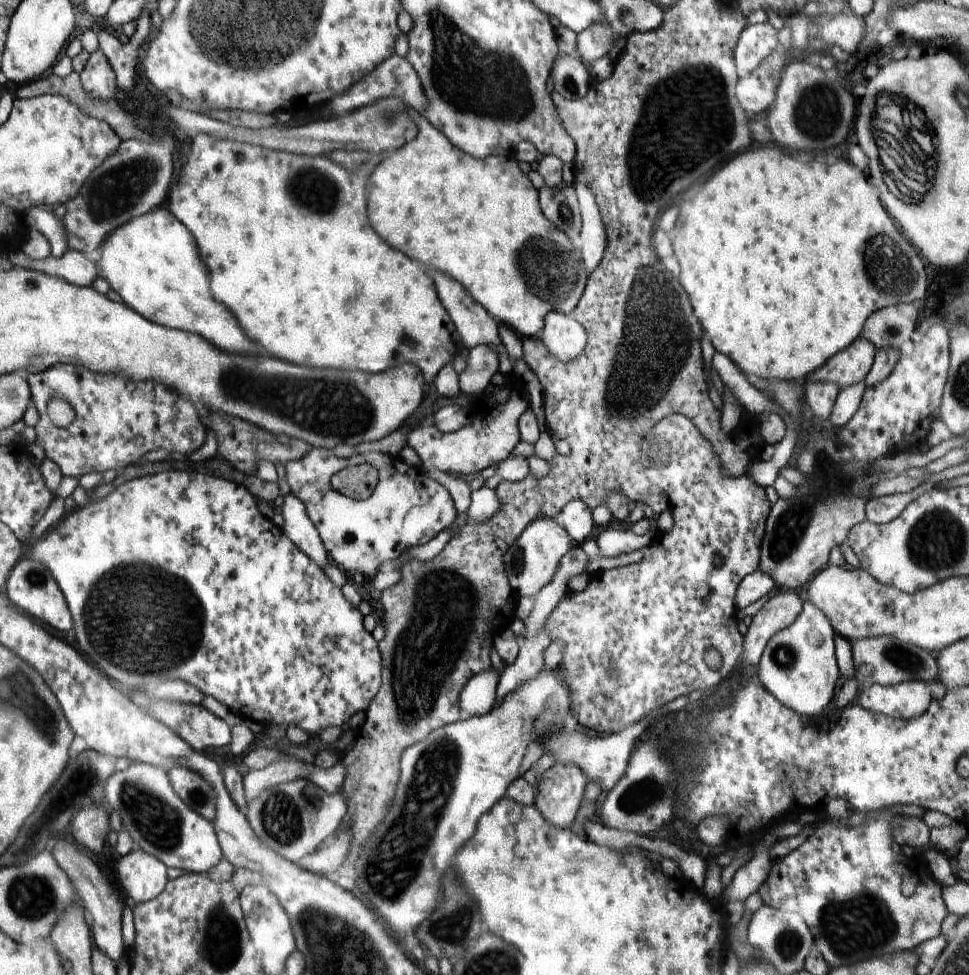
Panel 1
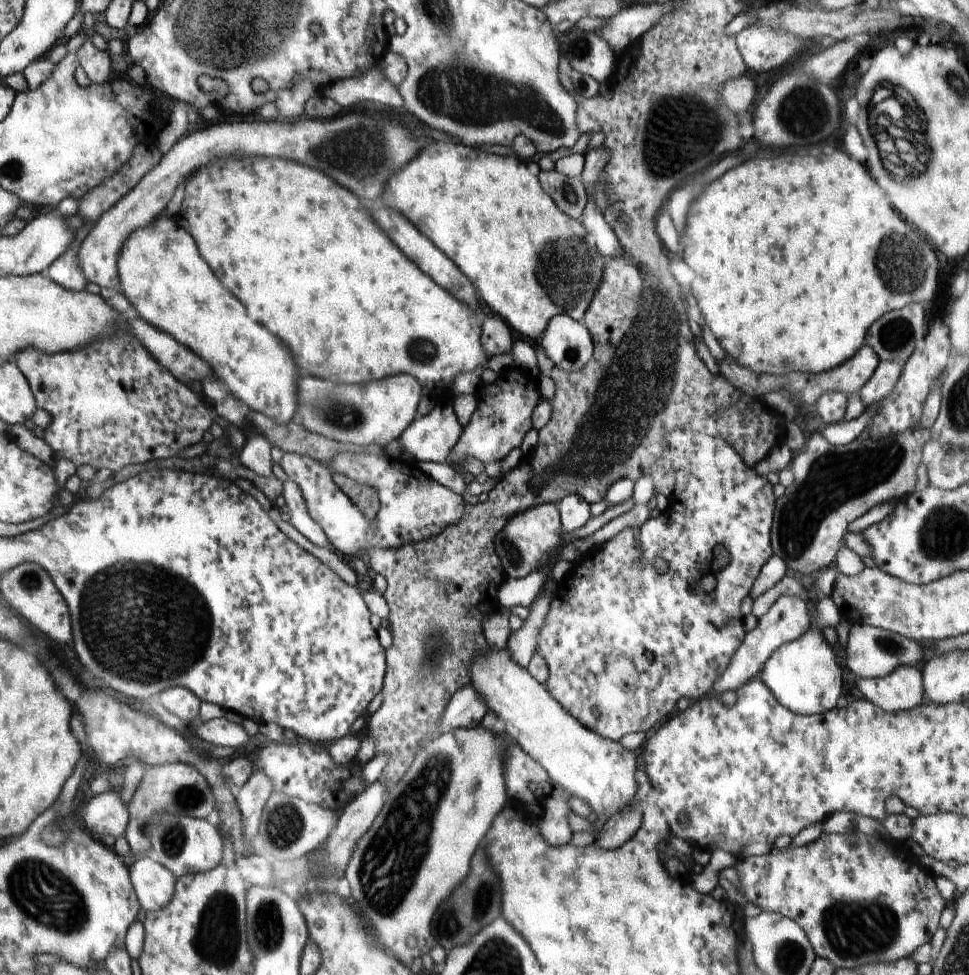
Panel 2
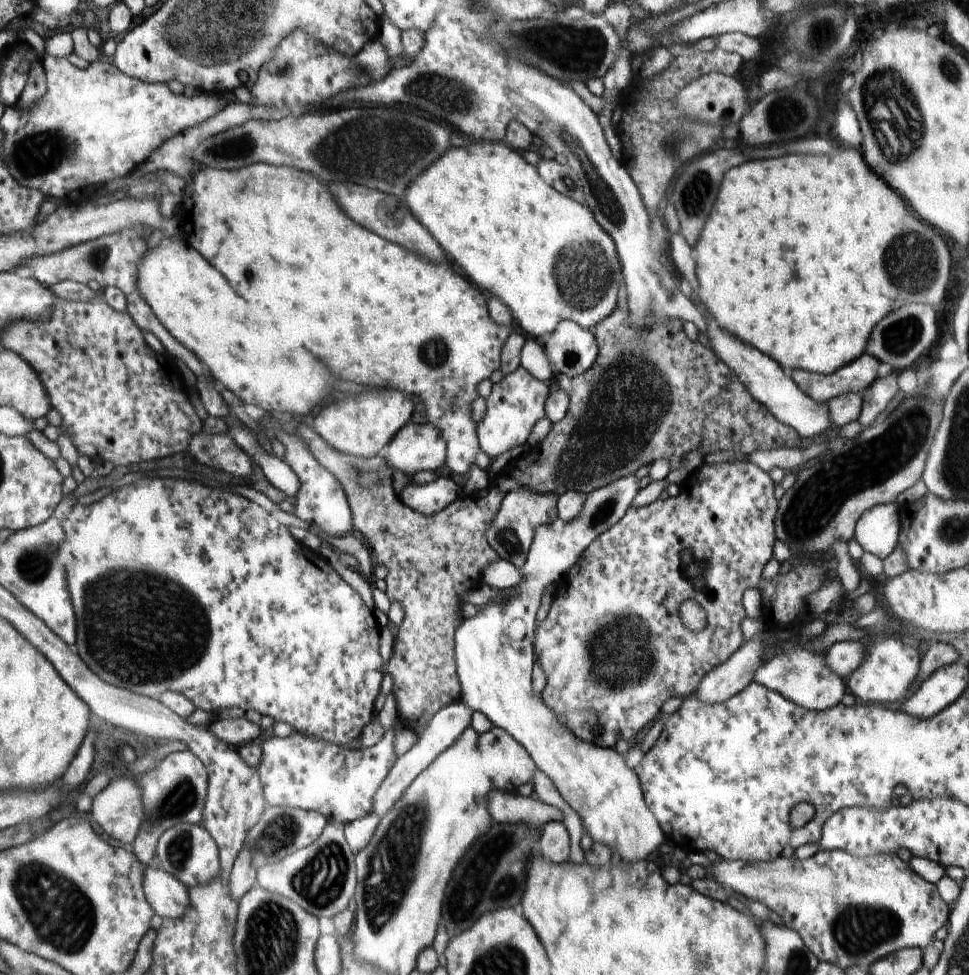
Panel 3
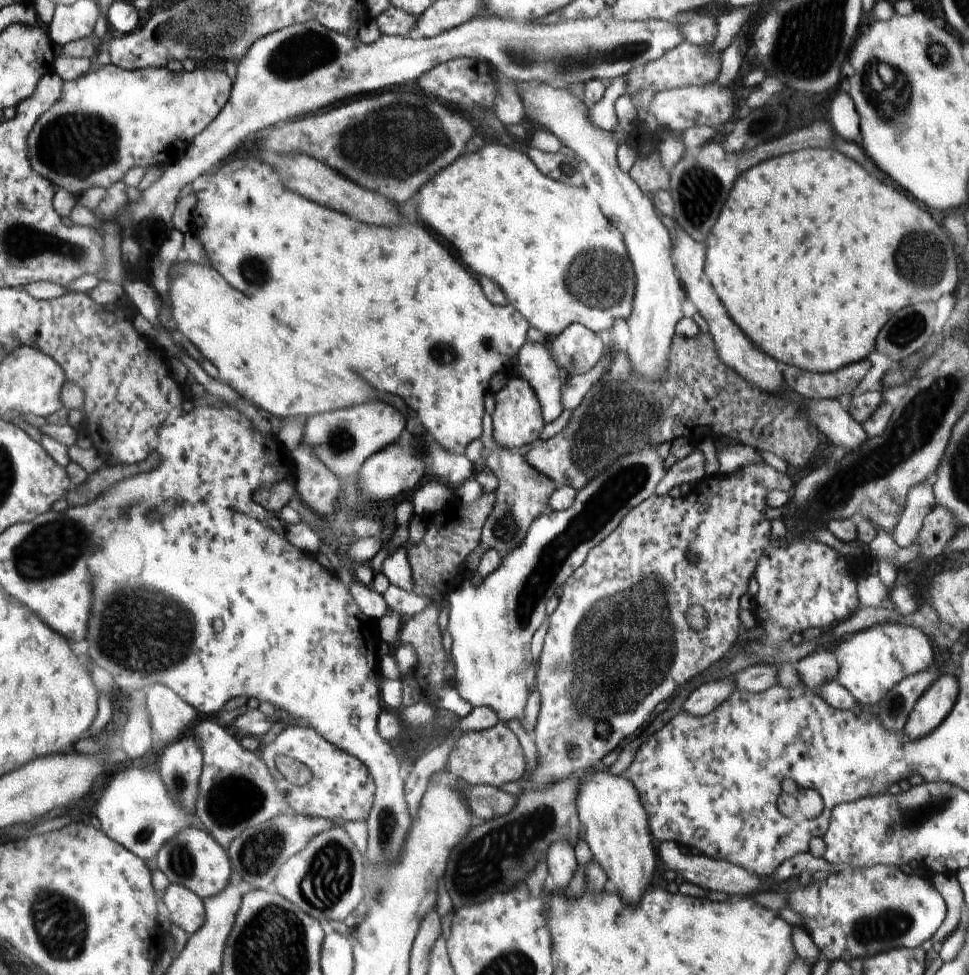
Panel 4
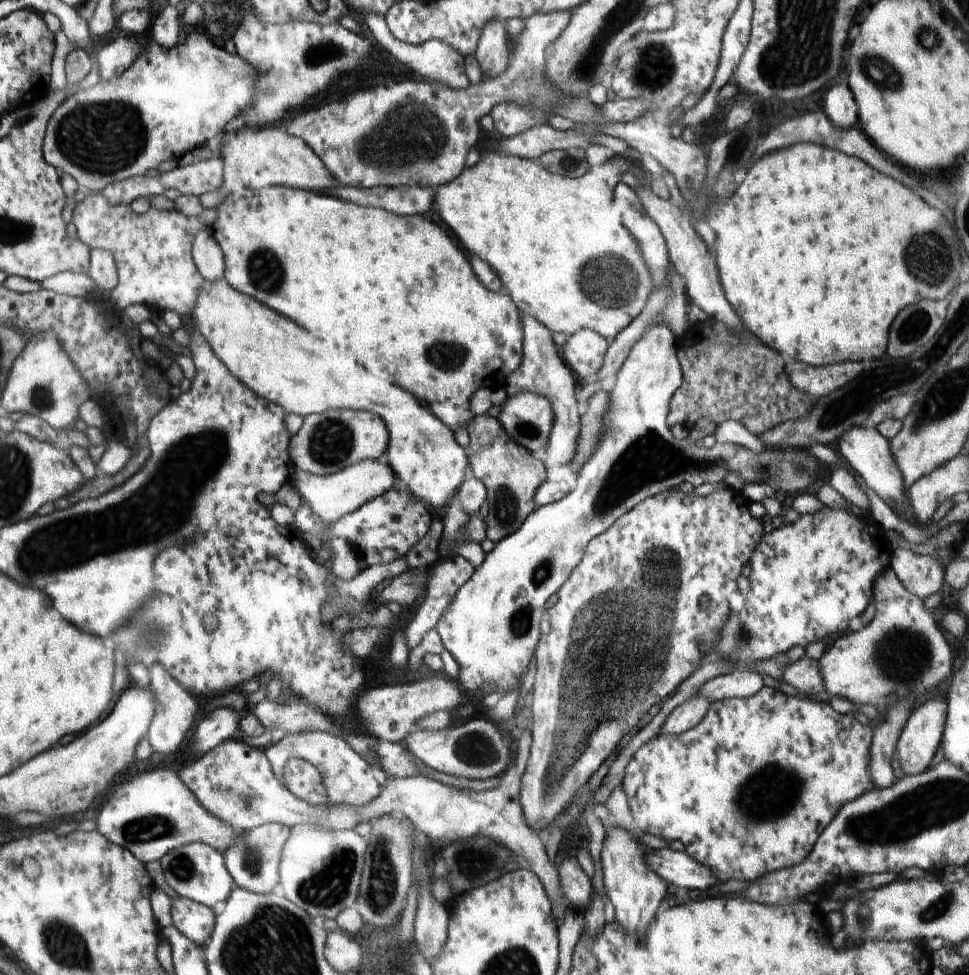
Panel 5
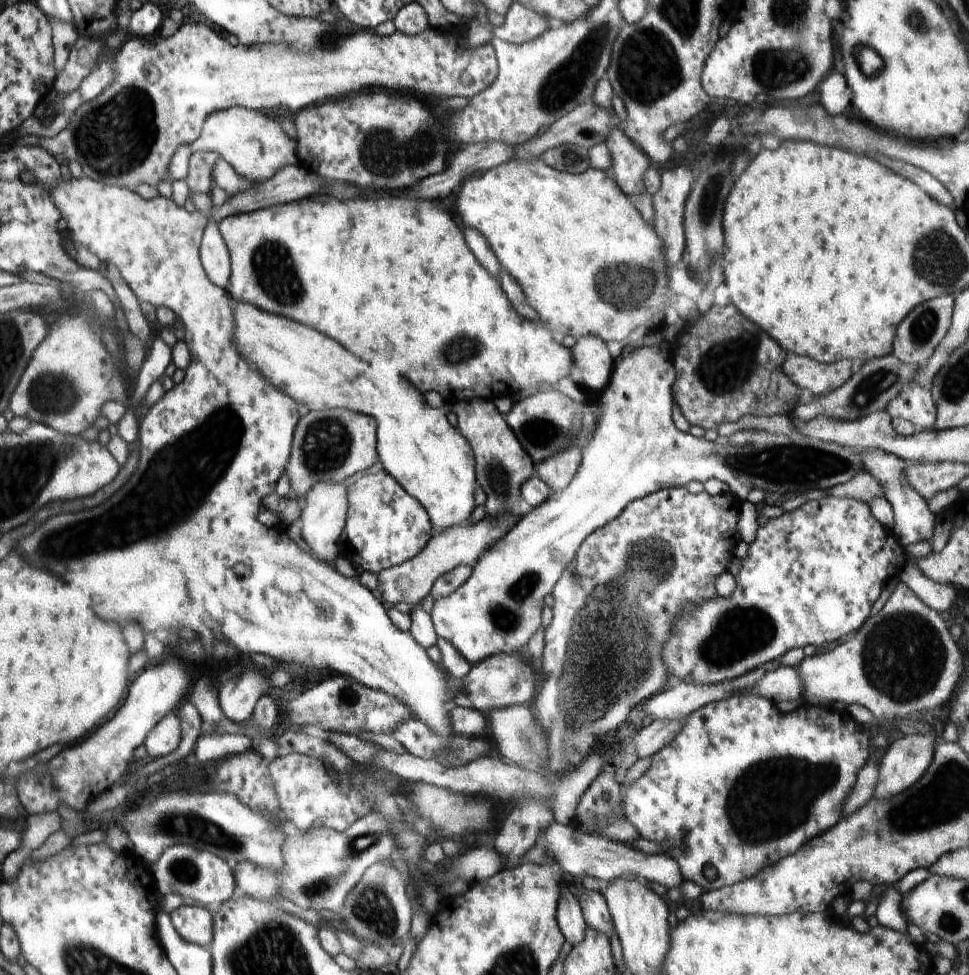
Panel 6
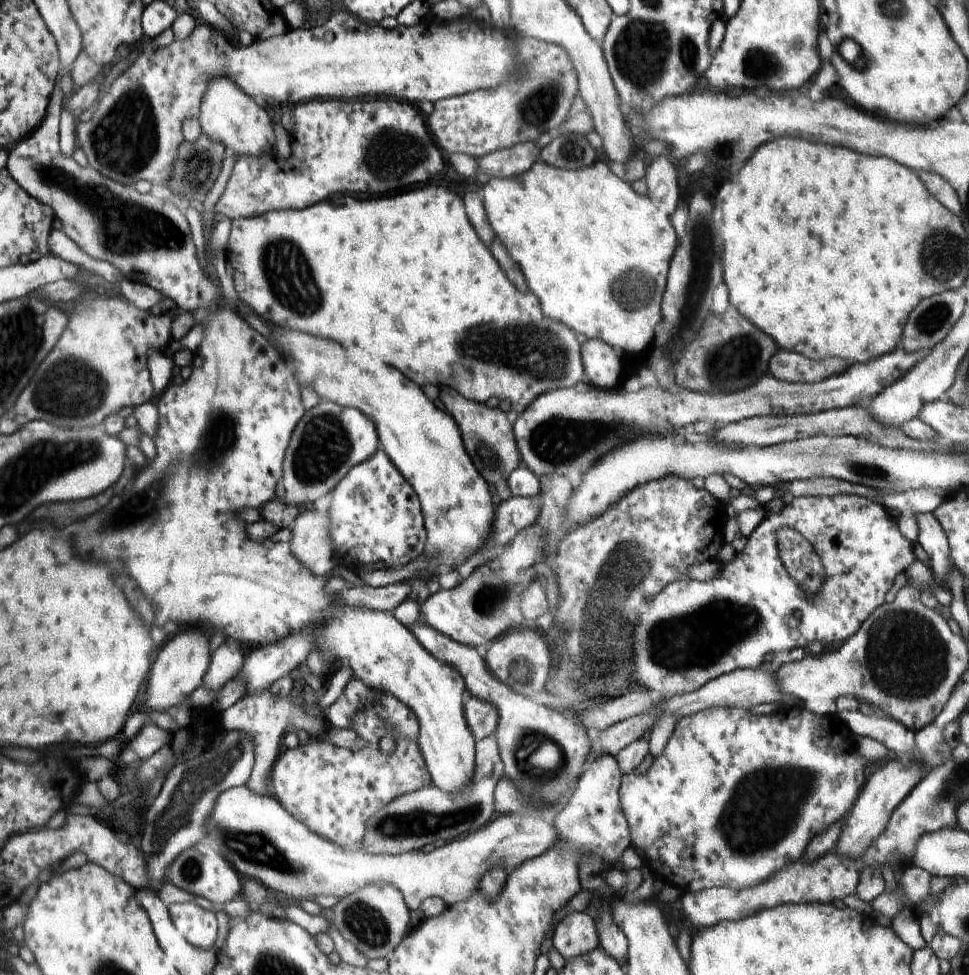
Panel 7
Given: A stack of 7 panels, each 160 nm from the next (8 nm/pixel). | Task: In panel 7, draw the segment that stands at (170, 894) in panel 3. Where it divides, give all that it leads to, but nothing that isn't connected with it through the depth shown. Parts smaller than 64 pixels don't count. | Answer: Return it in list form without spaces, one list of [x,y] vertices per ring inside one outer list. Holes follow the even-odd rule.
[[[193,901],[172,903],[167,907],[180,936],[191,945],[207,949],[214,945],[217,934],[215,913]]]

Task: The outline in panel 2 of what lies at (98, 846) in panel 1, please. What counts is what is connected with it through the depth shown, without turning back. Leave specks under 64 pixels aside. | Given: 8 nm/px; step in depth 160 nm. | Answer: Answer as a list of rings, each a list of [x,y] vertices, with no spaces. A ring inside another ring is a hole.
[[[111,789],[88,800],[83,819],[86,830],[94,838],[97,838],[97,834],[117,838],[125,834],[129,824],[129,810],[120,799],[120,791]]]

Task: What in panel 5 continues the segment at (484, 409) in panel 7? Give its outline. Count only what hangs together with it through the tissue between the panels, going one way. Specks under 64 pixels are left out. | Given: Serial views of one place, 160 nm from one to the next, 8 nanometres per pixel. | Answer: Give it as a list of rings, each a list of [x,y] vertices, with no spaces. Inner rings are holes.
[[[484,413],[469,420],[466,431],[469,445],[466,449],[469,467],[474,476],[482,481],[487,490],[488,516],[486,516],[486,536],[496,544],[509,534],[516,532],[524,519],[537,508],[535,490],[546,481],[545,464],[527,448],[512,440],[502,423]]]

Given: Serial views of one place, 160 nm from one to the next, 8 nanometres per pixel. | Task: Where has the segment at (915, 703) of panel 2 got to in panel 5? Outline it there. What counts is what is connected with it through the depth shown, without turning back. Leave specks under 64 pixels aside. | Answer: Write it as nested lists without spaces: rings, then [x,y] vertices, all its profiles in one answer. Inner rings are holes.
[[[890,569],[882,571],[874,578],[872,604],[876,605],[876,614],[860,631],[850,631],[840,637],[834,645],[824,651],[819,658],[819,667],[823,674],[825,690],[832,695],[849,698],[855,703],[875,706],[887,710],[894,700],[914,695],[916,698],[925,692],[934,692],[936,686],[948,674],[952,674],[952,651],[942,634],[942,629],[936,625],[932,612],[924,608],[923,600],[906,590],[896,573]]]

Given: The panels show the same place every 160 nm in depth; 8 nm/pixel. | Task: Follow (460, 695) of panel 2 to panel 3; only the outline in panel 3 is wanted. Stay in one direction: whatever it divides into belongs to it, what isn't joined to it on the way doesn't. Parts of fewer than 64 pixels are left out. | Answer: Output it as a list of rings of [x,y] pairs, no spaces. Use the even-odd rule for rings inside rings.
[[[462,700],[453,702],[452,704],[443,706],[430,719],[429,725],[425,728],[425,732],[416,741],[416,744],[401,757],[398,757],[386,778],[382,781],[379,789],[374,793],[370,813],[376,816],[384,816],[396,804],[396,801],[404,794],[404,790],[410,786],[410,783],[425,768],[428,768],[436,757],[449,746],[452,746],[456,739],[468,726],[471,726],[471,716],[473,710]]]

